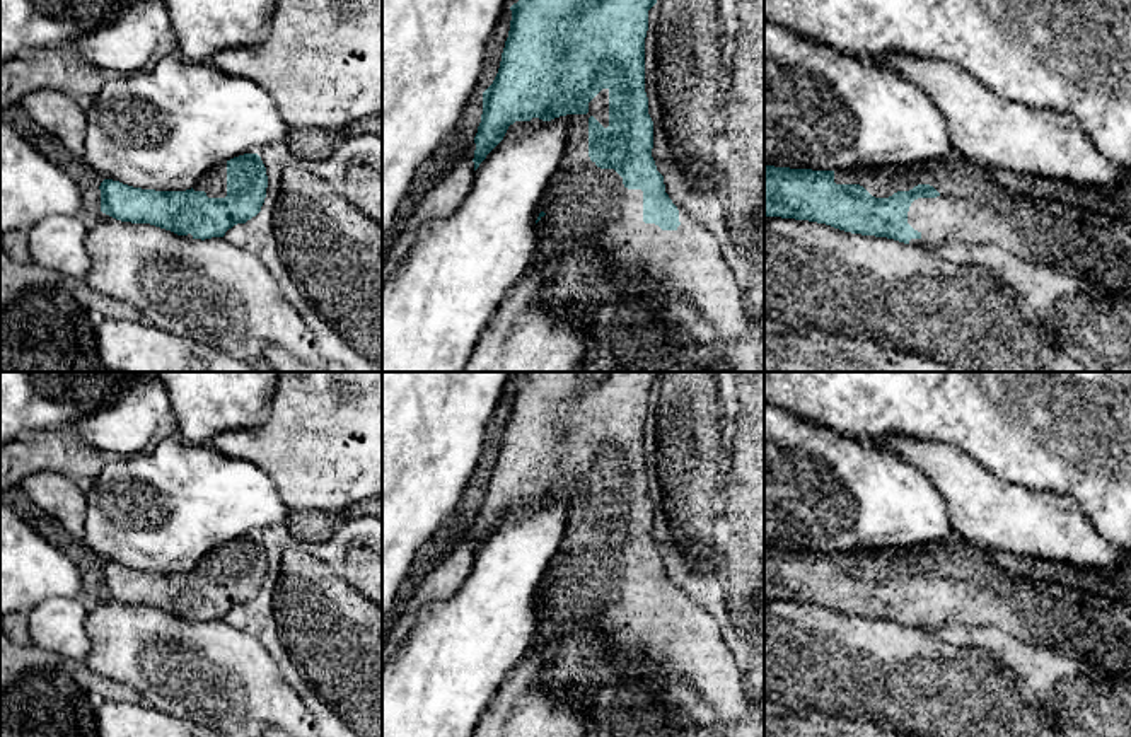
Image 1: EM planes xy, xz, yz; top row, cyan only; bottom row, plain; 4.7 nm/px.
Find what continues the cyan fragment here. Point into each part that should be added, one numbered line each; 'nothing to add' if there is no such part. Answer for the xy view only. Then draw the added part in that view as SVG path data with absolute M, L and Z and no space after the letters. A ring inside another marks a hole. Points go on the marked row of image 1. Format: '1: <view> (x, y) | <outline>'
1: xy (214, 183) | M227 162L206 171L193 186L194 191L205 191L208 198L227 196Z

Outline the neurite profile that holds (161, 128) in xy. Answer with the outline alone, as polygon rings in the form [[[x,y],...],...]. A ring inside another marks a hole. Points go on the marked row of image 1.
[[[165,56],[152,68],[109,78],[85,107],[84,162],[104,181],[186,191],[212,167],[268,143],[283,143],[288,126],[275,99],[256,82],[220,72],[212,63]]]

